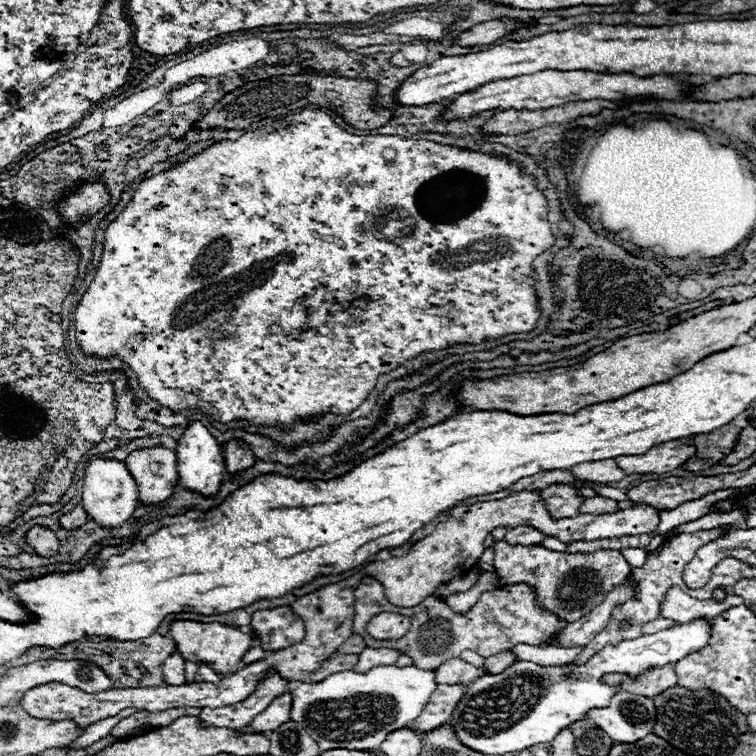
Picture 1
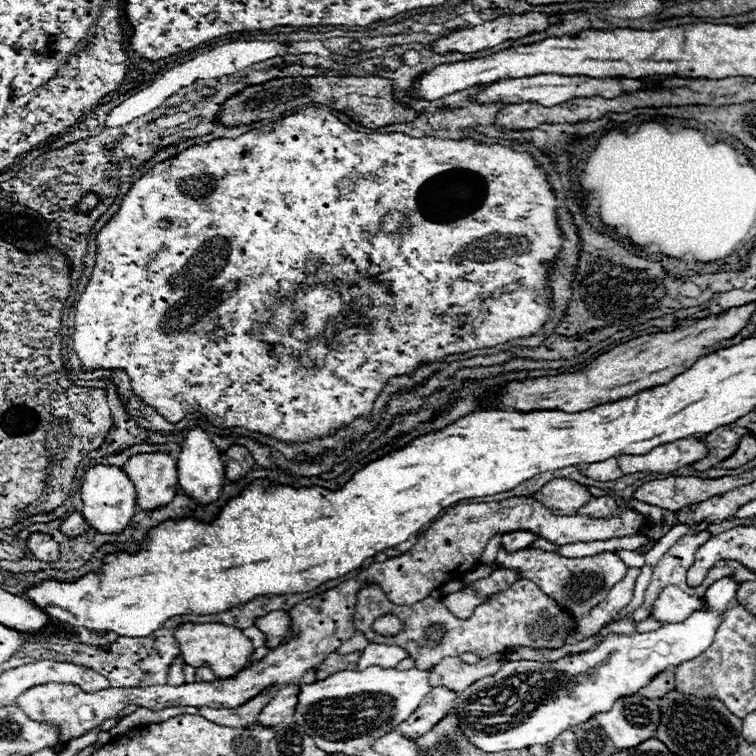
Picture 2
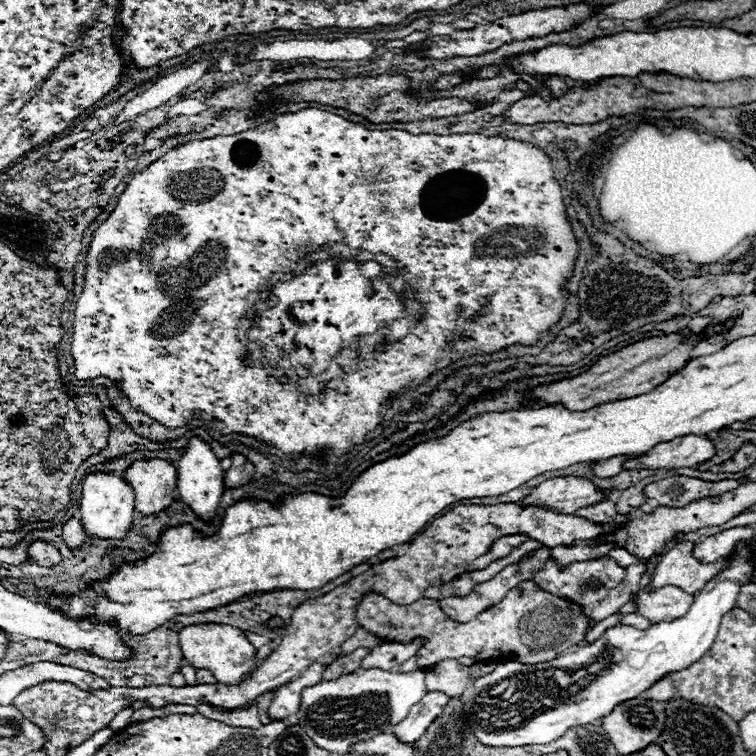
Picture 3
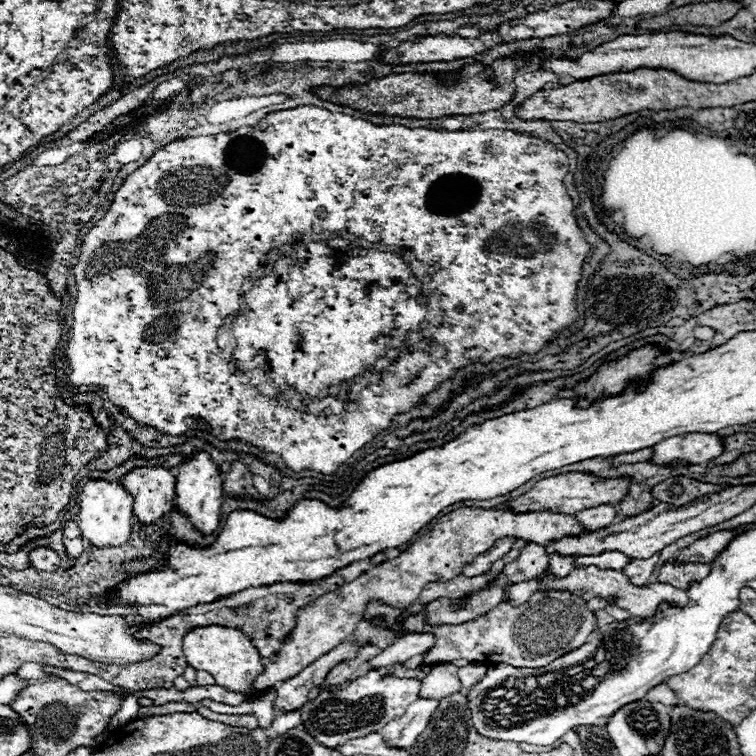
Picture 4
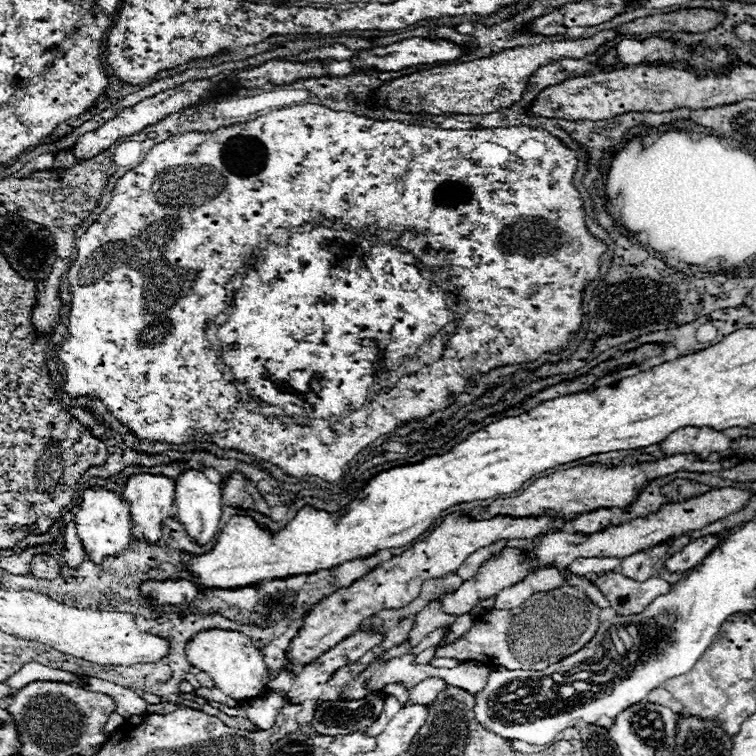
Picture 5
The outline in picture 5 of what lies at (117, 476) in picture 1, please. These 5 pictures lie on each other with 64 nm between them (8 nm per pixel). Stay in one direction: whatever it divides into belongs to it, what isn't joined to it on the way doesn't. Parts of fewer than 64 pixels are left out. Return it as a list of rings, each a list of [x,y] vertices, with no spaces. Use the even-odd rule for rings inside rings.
[[[104,488],[98,490],[84,490],[82,494],[82,504],[80,510],[74,518],[74,526],[78,532],[78,538],[82,540],[84,552],[94,564],[102,564],[106,556],[116,556],[124,552],[132,540],[132,522],[130,522],[130,512],[128,504],[122,500],[120,494],[108,492]]]

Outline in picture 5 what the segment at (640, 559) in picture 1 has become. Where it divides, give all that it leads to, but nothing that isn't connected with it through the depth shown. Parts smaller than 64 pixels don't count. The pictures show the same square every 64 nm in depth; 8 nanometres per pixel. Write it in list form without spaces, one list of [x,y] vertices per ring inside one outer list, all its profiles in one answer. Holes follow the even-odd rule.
[[[578,558],[578,560],[574,560],[568,568],[570,568],[570,572],[574,572],[574,574],[586,576],[586,574],[592,574],[592,572],[602,572],[602,570],[610,572],[610,570],[618,568],[620,562],[622,562],[622,560],[614,560],[614,558],[608,558],[608,560],[606,560],[606,558]]]

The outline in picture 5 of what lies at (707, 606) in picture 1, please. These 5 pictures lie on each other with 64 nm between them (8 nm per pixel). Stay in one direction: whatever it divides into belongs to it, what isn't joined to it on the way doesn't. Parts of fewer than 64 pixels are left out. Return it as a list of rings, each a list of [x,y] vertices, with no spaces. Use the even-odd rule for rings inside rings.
[[[608,572],[600,578],[592,578],[592,582],[602,590],[610,608],[618,614],[636,614],[642,612],[656,596],[668,592],[670,584],[662,576],[652,576],[650,580],[638,582],[626,578],[616,572]]]

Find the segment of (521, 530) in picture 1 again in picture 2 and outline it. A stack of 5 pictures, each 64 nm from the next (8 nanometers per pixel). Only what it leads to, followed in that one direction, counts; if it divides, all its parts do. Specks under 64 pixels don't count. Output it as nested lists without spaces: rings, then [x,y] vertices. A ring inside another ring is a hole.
[[[510,532],[508,536],[502,536],[502,542],[500,542],[500,548],[504,548],[506,552],[516,552],[516,550],[522,550],[526,544],[534,542],[536,536],[532,536],[532,532]]]

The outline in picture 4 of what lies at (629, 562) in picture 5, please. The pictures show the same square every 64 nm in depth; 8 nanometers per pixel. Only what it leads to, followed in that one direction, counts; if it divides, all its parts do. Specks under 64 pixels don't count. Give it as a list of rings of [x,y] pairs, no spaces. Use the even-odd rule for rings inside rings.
[[[656,552],[654,556],[646,558],[646,560],[630,560],[622,568],[622,572],[632,580],[632,584],[646,584],[654,566],[656,566],[656,562],[658,562],[658,556],[660,556],[660,552]]]

